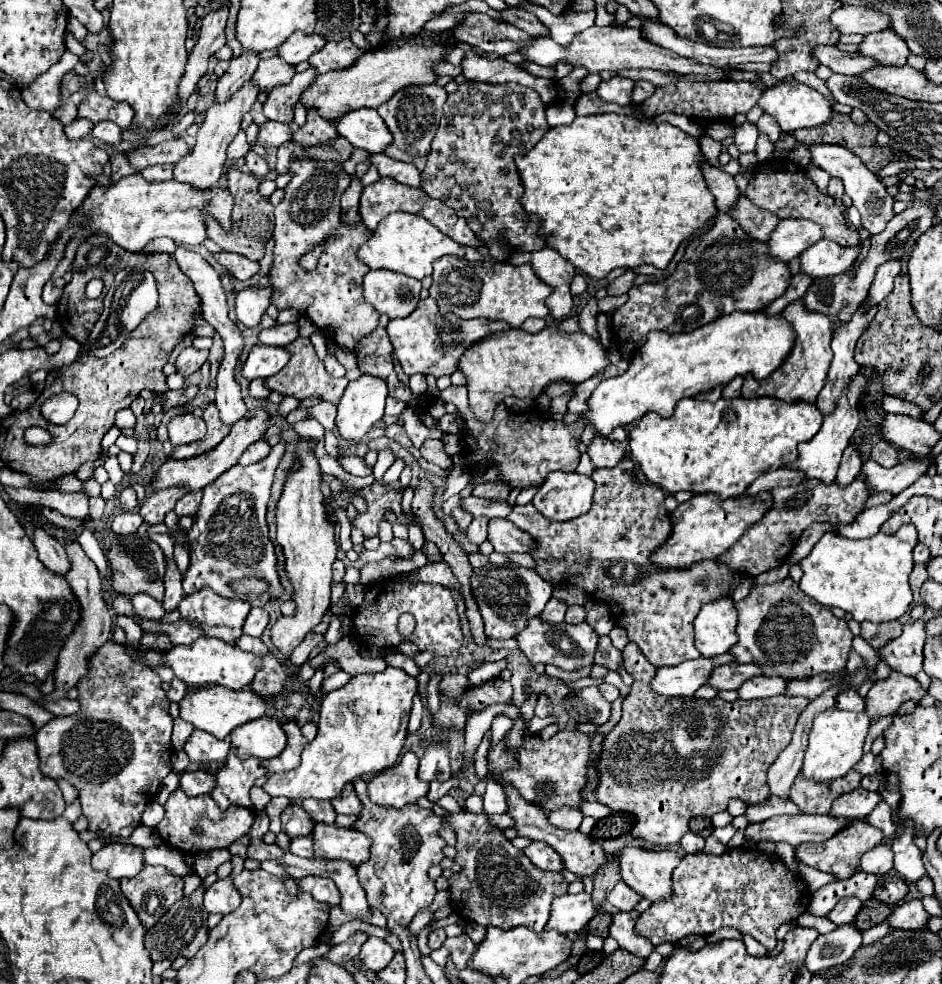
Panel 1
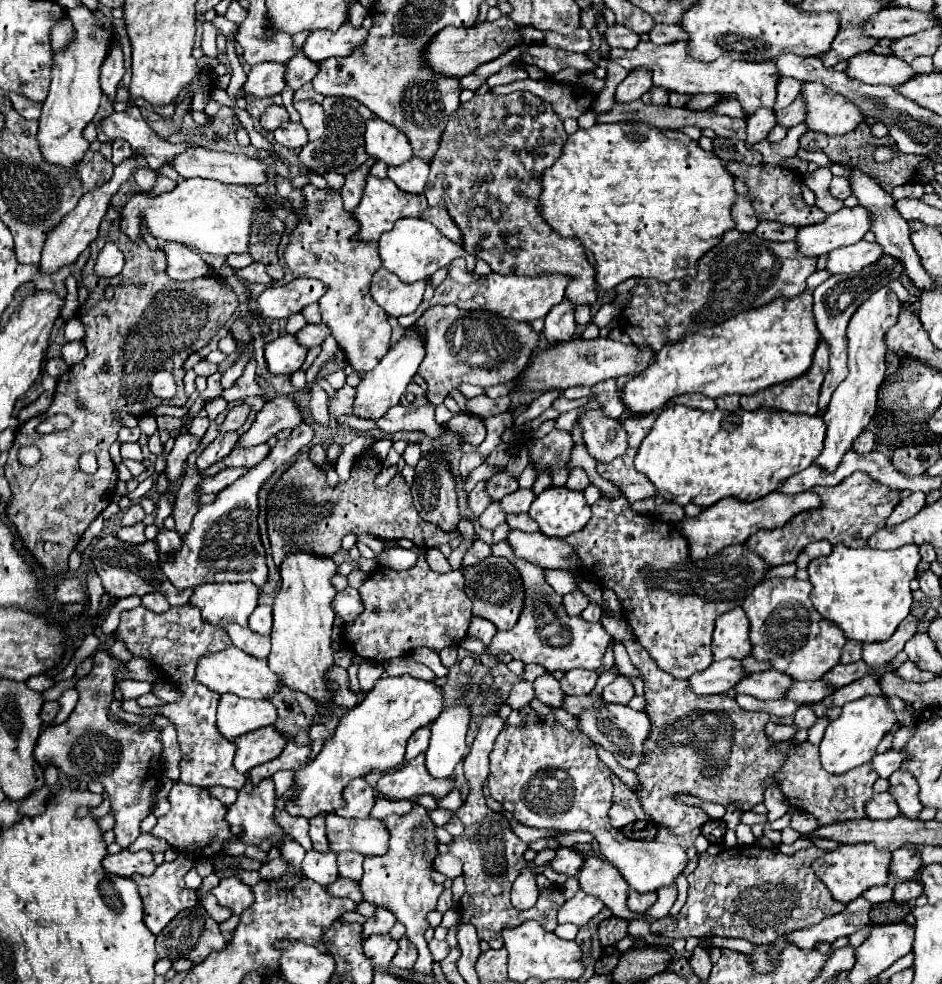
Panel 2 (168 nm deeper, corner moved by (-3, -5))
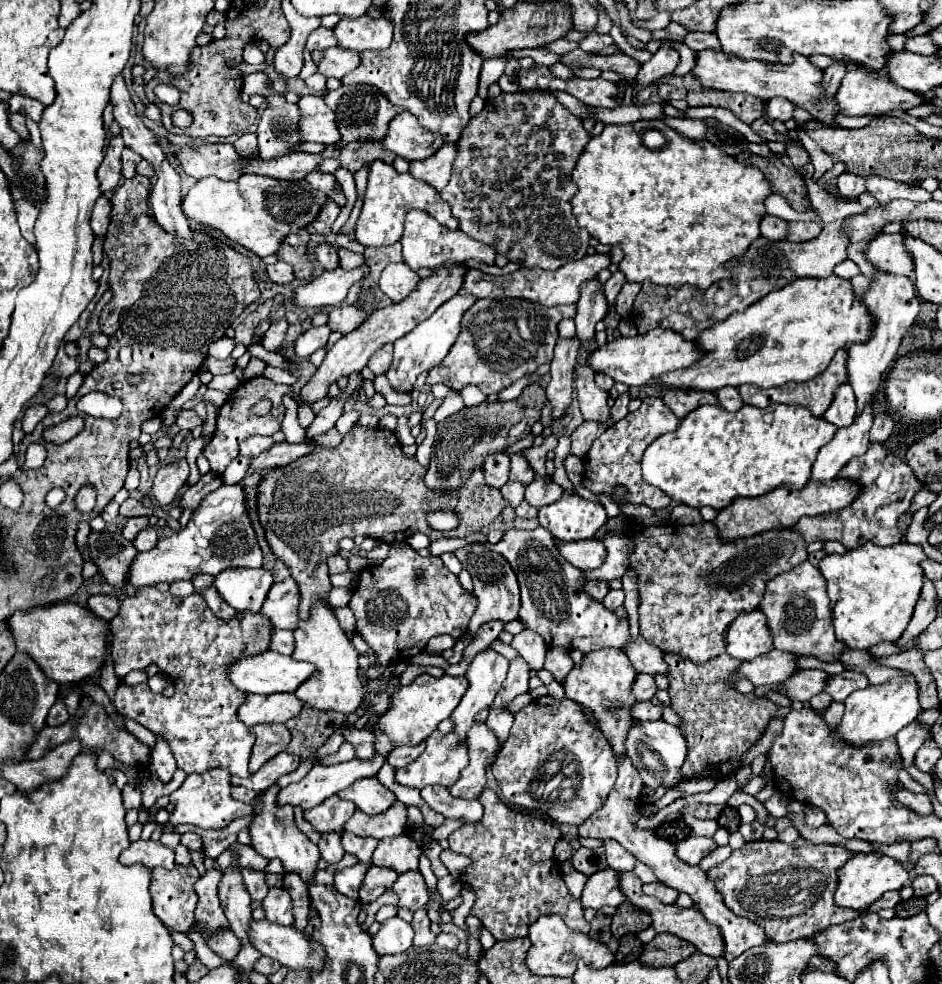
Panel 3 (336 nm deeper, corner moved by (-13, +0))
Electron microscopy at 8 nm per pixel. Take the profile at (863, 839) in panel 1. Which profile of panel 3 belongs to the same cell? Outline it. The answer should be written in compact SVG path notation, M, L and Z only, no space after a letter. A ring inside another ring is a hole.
M854 853L850 861L846 861L842 869L838 869L838 889L836 889L834 901L840 907L852 907L852 909L864 911L882 893L896 891L904 887L906 881L908 881L908 871L902 867L900 861L880 853Z

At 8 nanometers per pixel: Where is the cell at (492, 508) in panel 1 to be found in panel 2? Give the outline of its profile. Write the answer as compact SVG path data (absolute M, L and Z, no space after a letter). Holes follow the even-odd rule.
M520 488L520 490L504 496L500 502L508 514L520 514L520 512L528 512L534 498L536 496L534 496L532 488L524 488L524 490Z

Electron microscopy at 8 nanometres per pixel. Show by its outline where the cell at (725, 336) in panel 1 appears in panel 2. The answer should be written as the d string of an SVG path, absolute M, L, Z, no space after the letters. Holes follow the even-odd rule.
M804 290L792 300L776 298L768 306L744 310L720 326L700 328L666 344L656 354L652 368L628 380L622 400L636 416L660 410L670 398L686 392L698 392L708 398L752 394L802 376L810 368L820 340L822 336L812 314L812 290Z

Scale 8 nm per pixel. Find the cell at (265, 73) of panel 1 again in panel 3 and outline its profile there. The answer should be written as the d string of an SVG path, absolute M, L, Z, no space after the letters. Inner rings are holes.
M330 47L330 49L324 49L324 57L316 67L318 67L318 73L322 73L324 77L342 79L358 63L360 63L360 55L356 51L348 51L342 47Z

